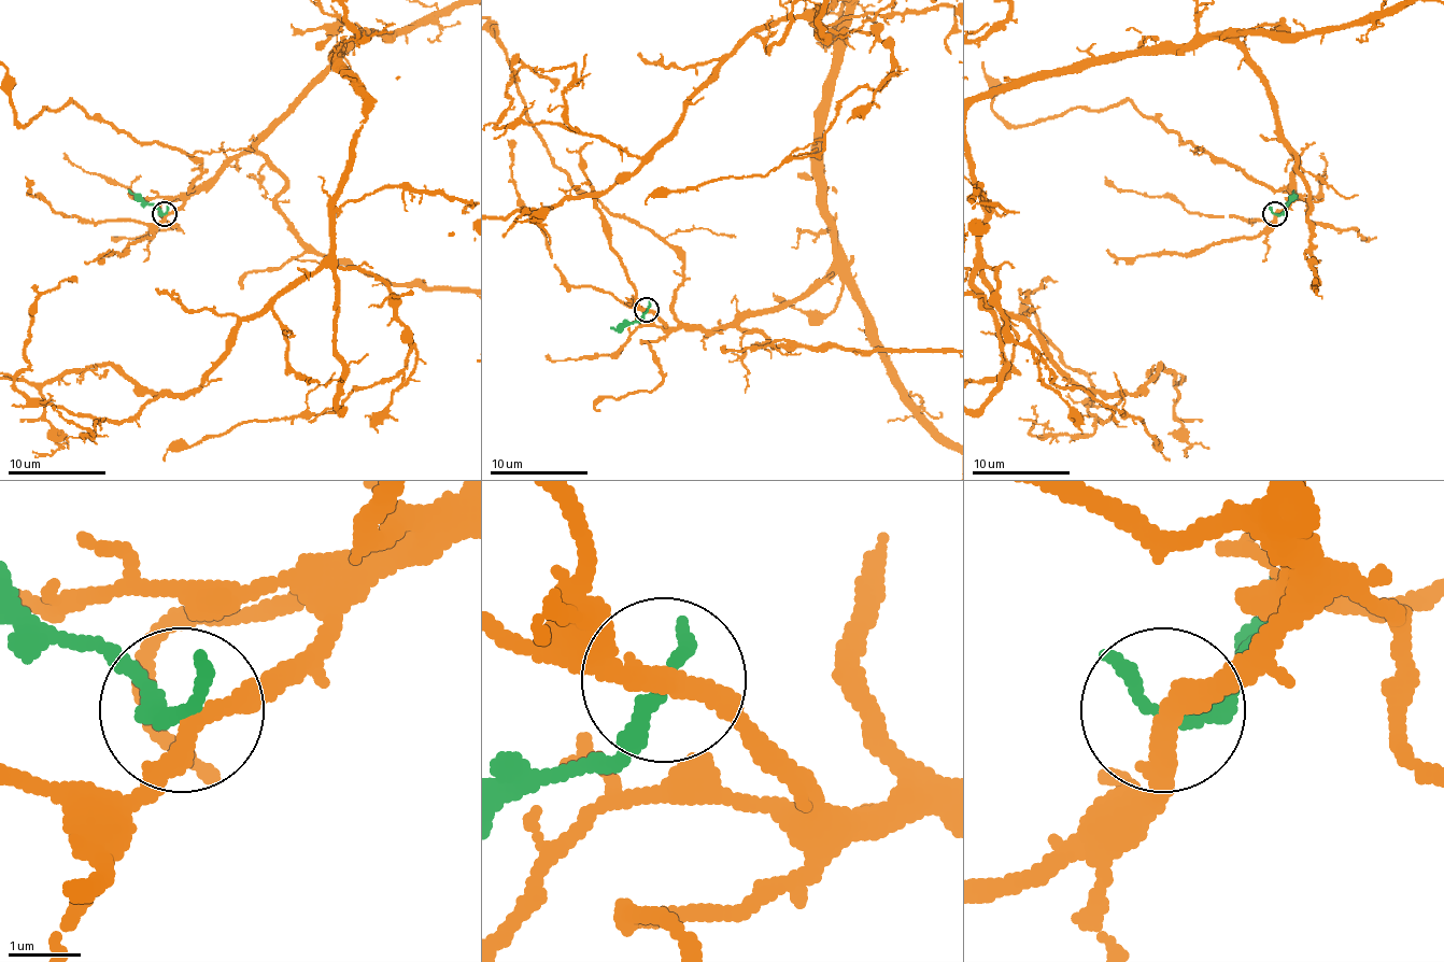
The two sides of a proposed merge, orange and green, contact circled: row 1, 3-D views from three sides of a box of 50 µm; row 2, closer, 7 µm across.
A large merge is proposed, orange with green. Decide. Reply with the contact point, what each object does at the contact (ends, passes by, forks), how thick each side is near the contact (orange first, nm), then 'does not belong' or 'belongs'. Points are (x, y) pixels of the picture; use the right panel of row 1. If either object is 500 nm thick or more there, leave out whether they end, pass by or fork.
at (1275, 213); orange passes by; green ends there; 280 nm thick on the orange side, 300 nm on the other; does not belong

